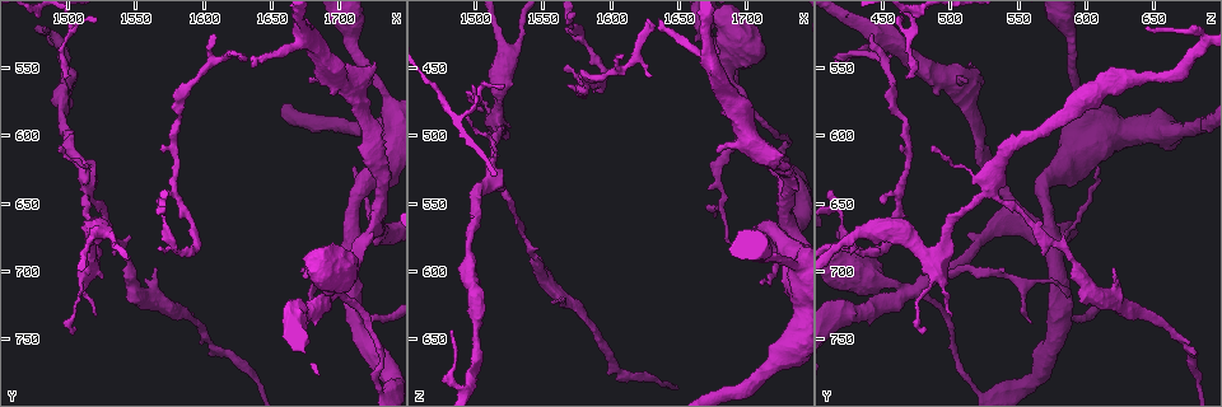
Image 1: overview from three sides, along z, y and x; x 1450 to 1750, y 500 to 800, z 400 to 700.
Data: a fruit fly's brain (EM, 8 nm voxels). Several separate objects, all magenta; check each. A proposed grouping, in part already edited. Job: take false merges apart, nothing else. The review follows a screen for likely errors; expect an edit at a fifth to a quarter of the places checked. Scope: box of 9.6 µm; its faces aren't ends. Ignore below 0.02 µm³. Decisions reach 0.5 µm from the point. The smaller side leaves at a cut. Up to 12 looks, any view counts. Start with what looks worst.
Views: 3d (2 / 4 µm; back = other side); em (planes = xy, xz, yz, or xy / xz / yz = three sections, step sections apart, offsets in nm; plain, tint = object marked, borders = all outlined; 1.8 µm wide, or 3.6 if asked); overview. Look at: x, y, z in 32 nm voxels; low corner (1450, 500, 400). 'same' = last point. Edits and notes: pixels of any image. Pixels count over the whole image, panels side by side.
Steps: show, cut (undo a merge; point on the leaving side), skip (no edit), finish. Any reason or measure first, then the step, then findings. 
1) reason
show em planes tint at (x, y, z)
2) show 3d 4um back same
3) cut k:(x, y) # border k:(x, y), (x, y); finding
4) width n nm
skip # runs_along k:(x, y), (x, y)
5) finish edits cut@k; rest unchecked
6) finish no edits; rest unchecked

a fork
show em 3.6um yz step 8 tint at (1700, 716, 478)

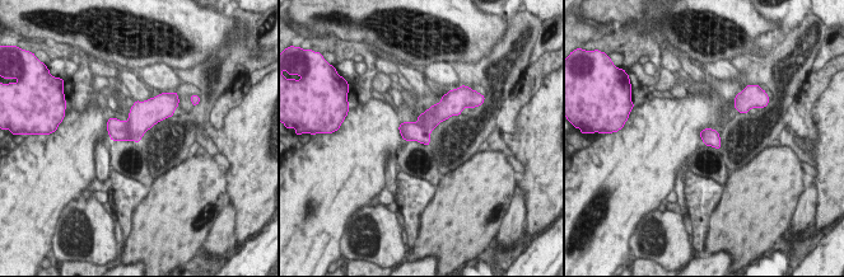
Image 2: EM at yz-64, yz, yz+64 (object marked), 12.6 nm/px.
width 220 nm
cut 2:(141, 118) # border 2:(127, 122), (127, 135), (124, 139); two cells meet here

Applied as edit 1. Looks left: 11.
sharp bend
show 3d 4um at (1512, 640, 528)

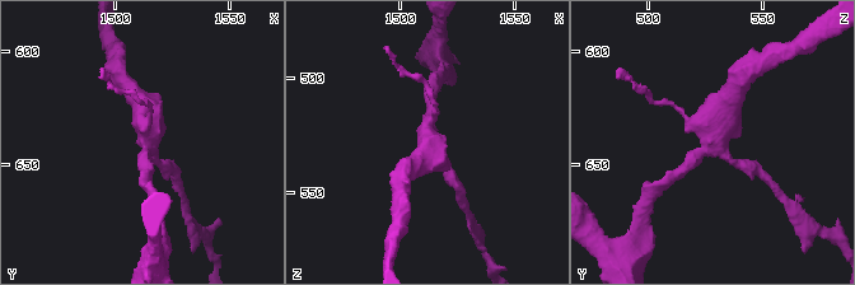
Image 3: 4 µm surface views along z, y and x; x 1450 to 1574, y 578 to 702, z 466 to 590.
show em planes tint at (1513, 642, 526)

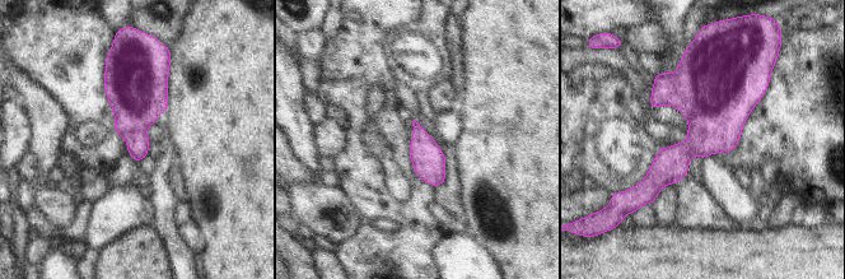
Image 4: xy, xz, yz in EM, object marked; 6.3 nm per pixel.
skip # continuous, no second cell

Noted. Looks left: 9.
calibre changes
show em yz step 16 tint at (1546, 708, 598)

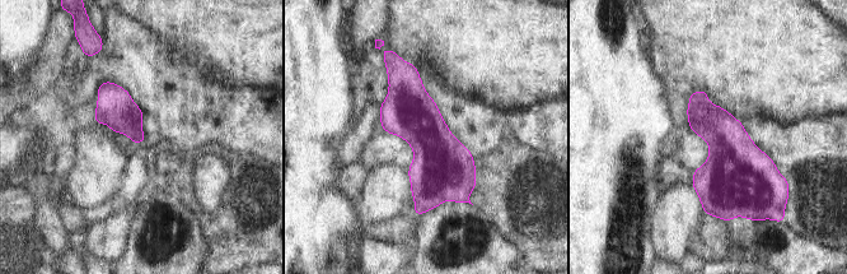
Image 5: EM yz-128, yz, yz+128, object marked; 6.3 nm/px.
skip # one cell here

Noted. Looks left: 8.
abrupt turn
show em planes tint at (1488, 524, 688)

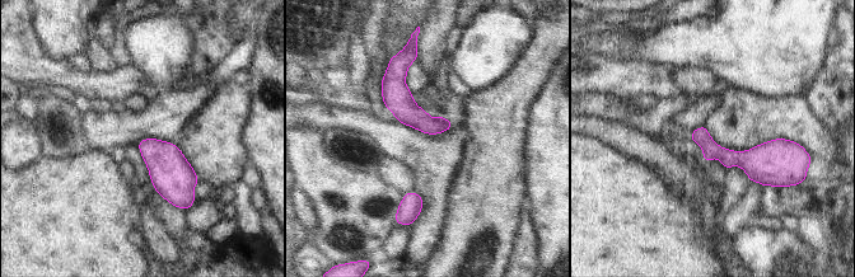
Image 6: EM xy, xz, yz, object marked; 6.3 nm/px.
skip # runs_along 6:(401, 65), (398, 97), (448, 125); one cell here

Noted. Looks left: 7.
finish edits cut@2; rest unchecked

